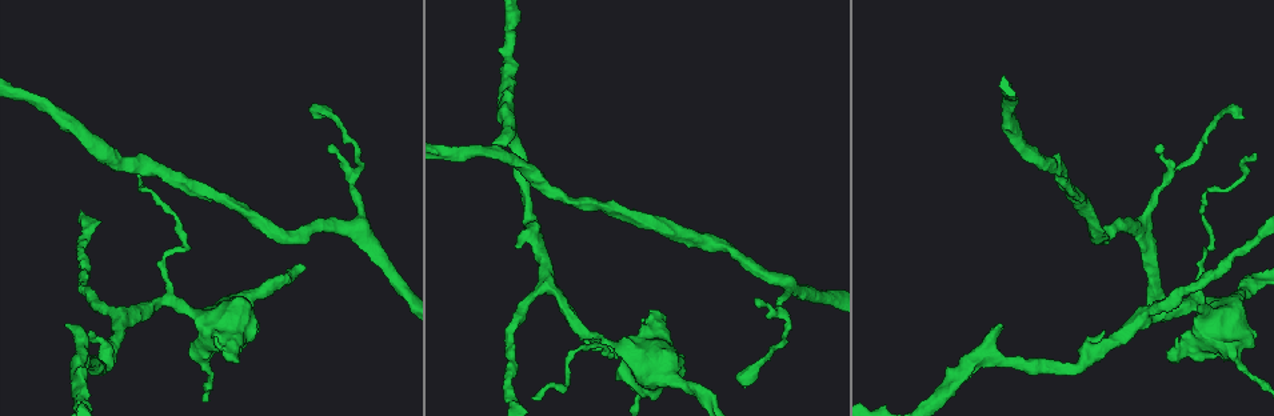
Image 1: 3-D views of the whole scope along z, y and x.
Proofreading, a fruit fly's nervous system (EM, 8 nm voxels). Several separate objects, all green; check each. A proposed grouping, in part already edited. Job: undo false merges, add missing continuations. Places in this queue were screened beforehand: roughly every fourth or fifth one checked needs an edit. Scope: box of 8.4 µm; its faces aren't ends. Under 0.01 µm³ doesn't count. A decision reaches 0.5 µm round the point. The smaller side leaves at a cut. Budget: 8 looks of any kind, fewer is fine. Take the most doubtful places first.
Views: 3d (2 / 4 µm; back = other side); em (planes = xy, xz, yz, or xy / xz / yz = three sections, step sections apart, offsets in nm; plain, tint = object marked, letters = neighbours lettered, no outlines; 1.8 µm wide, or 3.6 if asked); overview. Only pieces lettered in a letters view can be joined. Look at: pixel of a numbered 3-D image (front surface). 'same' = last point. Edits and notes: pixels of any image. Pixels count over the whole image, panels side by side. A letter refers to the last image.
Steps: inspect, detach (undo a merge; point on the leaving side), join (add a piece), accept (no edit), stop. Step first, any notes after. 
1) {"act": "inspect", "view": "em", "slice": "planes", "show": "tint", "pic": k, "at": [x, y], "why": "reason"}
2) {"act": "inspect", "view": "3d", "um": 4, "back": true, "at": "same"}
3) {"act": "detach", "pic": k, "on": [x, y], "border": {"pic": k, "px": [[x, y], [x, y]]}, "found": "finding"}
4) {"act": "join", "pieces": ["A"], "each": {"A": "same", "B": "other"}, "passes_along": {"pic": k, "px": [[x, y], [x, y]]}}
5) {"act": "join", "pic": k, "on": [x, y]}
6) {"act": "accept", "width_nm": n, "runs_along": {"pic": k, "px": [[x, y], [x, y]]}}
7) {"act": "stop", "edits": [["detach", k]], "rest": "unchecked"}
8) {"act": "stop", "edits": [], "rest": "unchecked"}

{"act": "inspect", "view": "em", "slice": "planes", "show": "letters", "pic": 1, "at": [69, 324], "why": "an open end"}

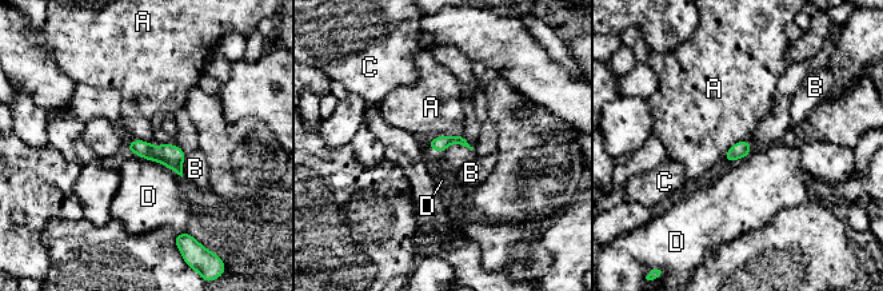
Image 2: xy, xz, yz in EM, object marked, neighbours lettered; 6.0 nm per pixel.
{"act": "accept", "longest_contact_nm": ["D", 260], "each": {"A": "other", "B": "other", "C": "other", "D": "other"}, "found": "no lettered piece goes on from it"}

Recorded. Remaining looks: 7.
{"act": "inspect", "view": "em", "slice": "planes", "show": "letters", "pic": 1, "at": [663, 317], "why": "branch stops here"}

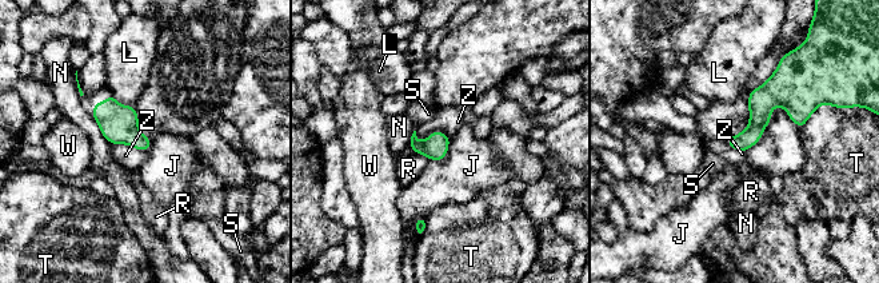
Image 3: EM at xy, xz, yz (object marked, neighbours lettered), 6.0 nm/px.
{"act": "accept", "each": {"J": "other", "L": "other", "N": "other", "R": "other", "S": "other", "T": "other", "W": "other", "Z": "other"}, "border": {"pic": 3, "px": [[415, 130], [419, 142], [450, 138]]}, "found": "no lettered piece goes on from it"}

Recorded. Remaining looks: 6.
{"act": "inspect", "view": "em", "slice": "planes", "show": "plain", "pic": 1, "at": [755, 299], "why": "tapers out"}

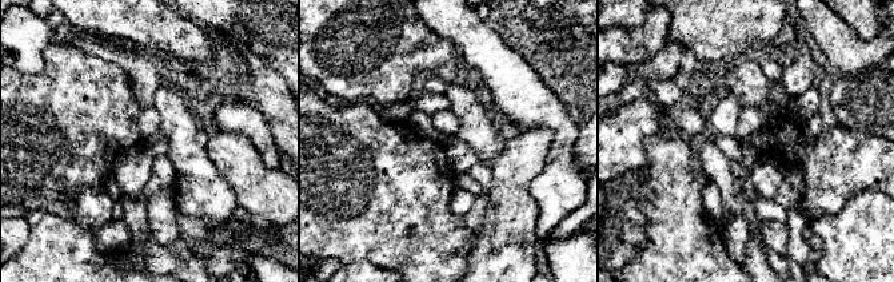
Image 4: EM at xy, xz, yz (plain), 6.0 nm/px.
{"act": "inspect", "view": "em", "slice": "planes", "show": "letters", "at": "same"}

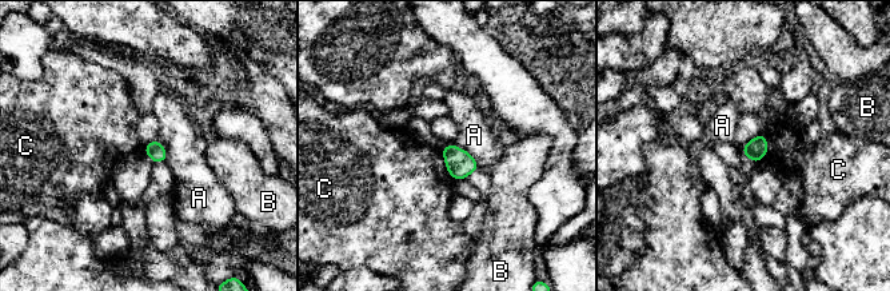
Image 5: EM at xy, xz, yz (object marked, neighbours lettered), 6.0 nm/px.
{"act": "accept", "each": {"A": "other", "B": "other", "C": "other"}, "border": {"pic": 5, "px": [[453, 143], [463, 148], [479, 167]]}, "found": "no lettered piece goes on from it"}

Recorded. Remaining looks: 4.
{"act": "stop", "edits": [], "rest": "unchecked"}

